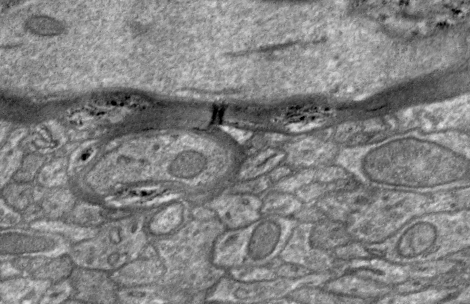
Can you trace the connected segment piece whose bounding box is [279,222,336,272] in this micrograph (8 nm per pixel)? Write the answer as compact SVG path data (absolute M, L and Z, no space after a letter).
M300 222L294 229L285 247L279 253L284 263L301 265L310 272L325 272L335 269L333 250L325 250L311 243L314 222Z

